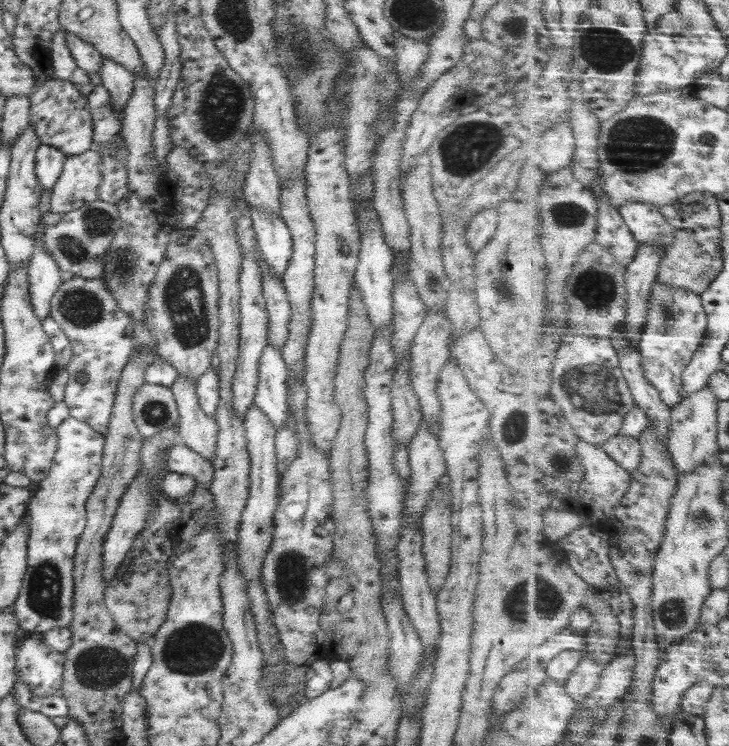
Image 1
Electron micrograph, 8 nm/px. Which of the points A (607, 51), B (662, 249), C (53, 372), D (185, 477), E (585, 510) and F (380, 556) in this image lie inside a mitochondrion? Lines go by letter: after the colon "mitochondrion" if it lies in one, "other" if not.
A: mitochondrion
B: other
C: other
D: other
E: other
F: other

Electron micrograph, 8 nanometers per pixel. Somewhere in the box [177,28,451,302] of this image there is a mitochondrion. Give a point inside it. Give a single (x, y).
(219, 108)

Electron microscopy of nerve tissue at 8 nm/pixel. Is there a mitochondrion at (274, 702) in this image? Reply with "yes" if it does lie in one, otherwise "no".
no

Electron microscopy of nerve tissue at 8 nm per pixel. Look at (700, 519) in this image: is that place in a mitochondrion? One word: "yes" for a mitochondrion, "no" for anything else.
yes

